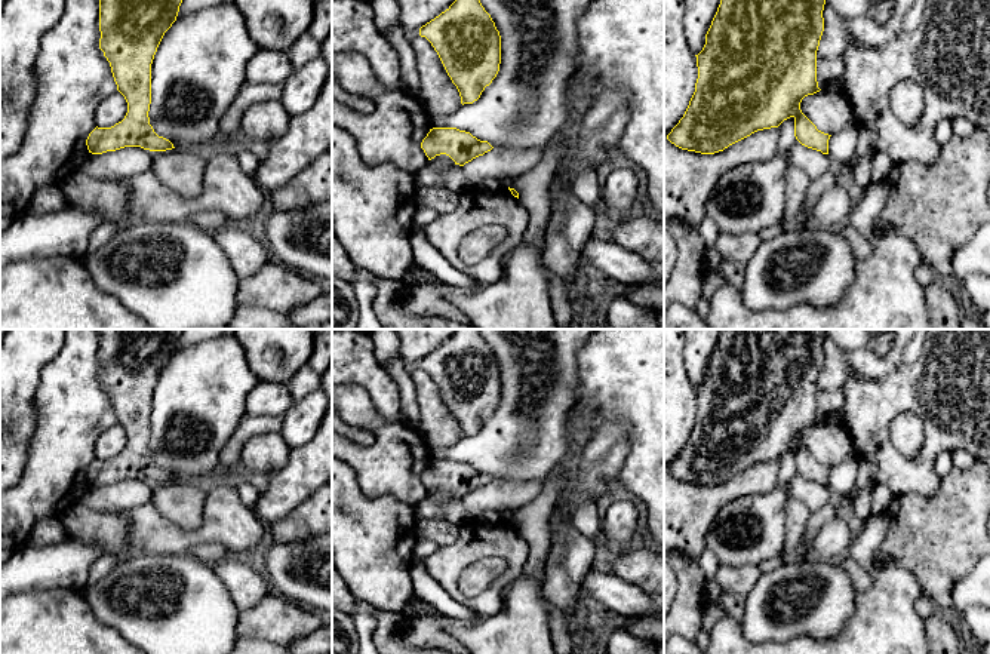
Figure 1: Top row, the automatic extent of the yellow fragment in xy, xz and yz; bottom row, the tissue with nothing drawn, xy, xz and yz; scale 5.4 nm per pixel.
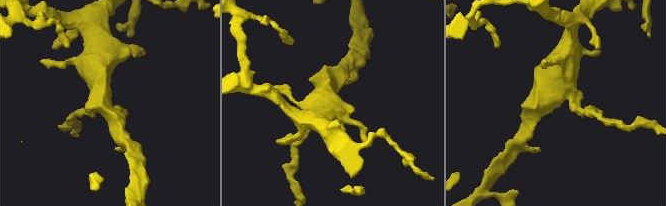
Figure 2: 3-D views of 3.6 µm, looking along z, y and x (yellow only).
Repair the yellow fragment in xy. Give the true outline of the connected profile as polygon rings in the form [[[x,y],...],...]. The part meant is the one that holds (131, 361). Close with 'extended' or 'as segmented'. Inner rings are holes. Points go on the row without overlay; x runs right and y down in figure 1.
[[[99,329],[99,381],[110,394],[117,423],[127,435],[124,451],[111,460],[95,460],[86,478],[89,485],[102,486],[124,479],[166,483],[173,476],[159,469],[150,457],[151,396],[165,365],[176,353],[184,329]]] | as segmented

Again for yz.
[[[723,329],[705,366],[705,377],[695,387],[695,424],[667,472],[682,482],[714,486],[793,449],[796,472],[828,486],[831,467],[818,463],[800,442],[805,429],[821,423],[817,414],[817,383],[824,363],[825,331]]] | as segmented

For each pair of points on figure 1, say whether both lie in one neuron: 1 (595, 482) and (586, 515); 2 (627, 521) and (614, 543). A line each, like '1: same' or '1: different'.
1: different
2: same

